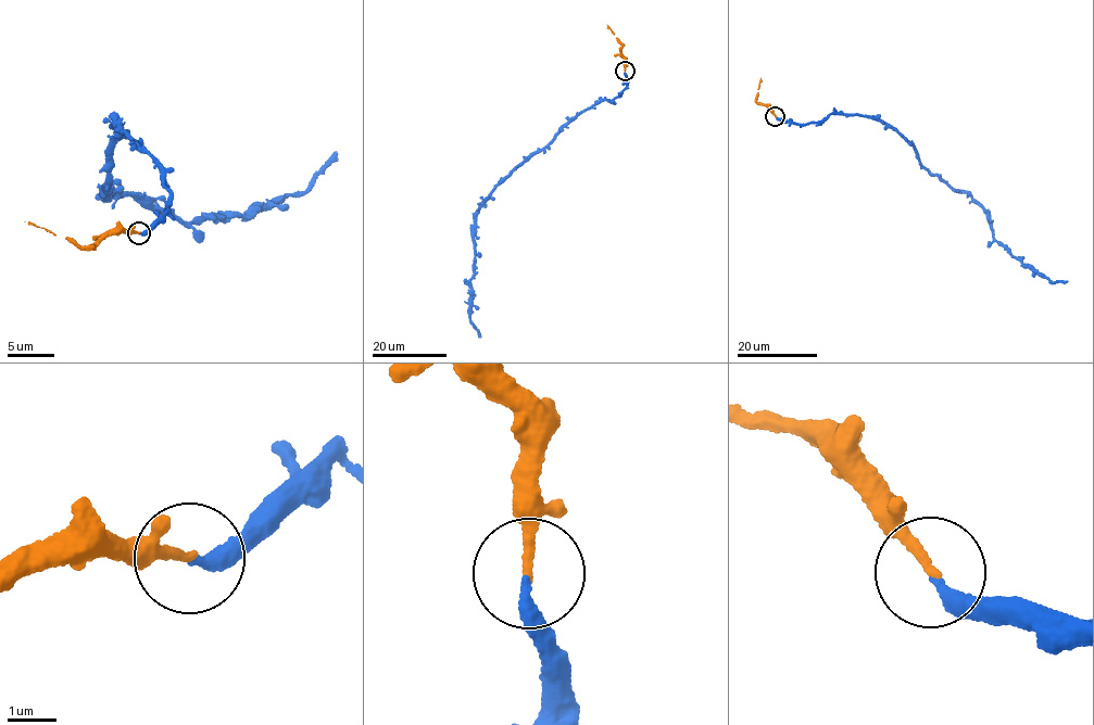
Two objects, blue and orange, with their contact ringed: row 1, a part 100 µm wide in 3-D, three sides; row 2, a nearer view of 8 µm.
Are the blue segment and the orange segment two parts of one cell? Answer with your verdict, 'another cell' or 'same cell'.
same cell

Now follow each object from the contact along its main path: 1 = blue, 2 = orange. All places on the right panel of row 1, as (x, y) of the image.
1: (775, 116), (800, 125), (840, 112), (889, 126), (921, 166), (983, 207), (994, 238), (1017, 258), (1067, 281)
2: (775, 116), (767, 106), (756, 101), (761, 78)

